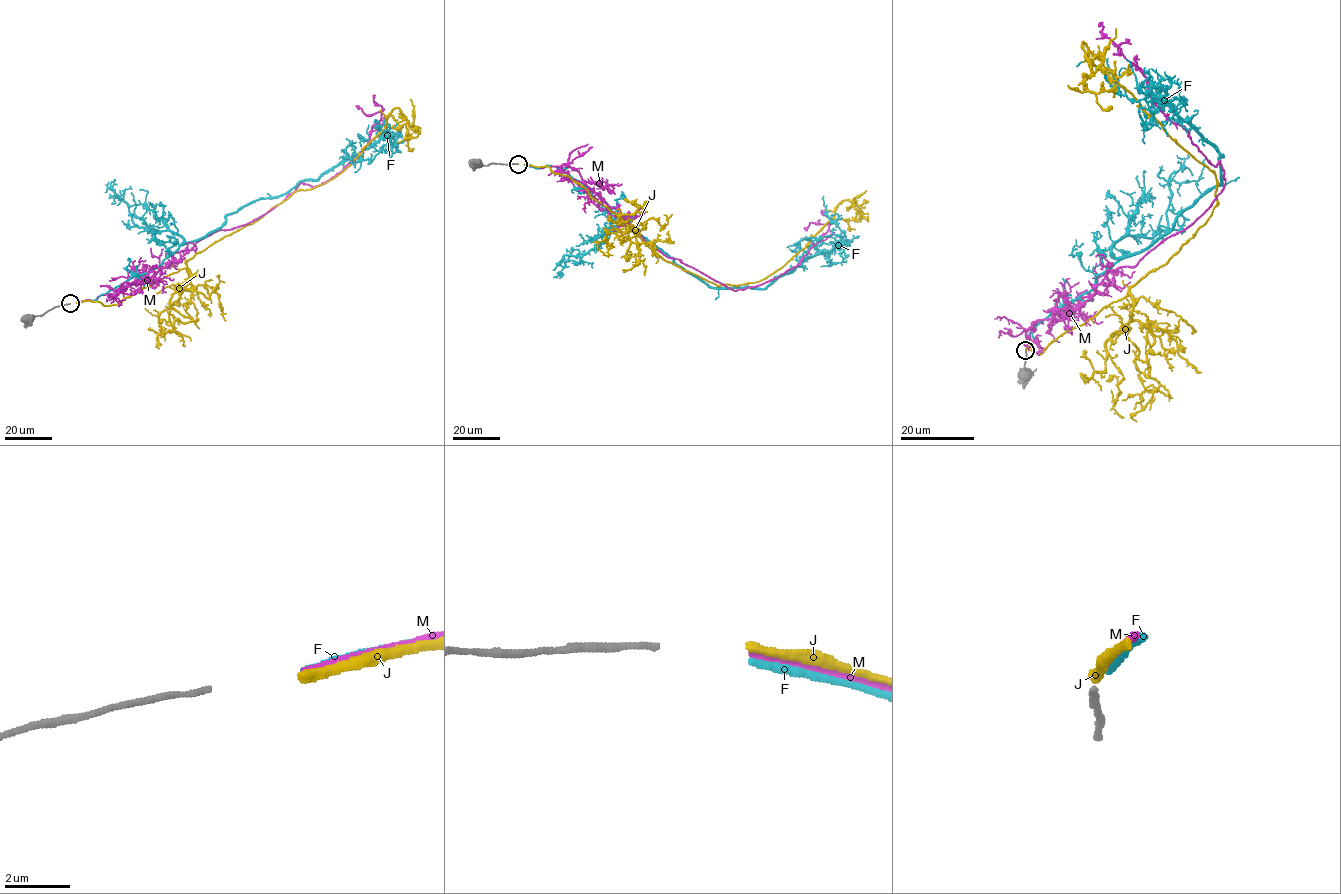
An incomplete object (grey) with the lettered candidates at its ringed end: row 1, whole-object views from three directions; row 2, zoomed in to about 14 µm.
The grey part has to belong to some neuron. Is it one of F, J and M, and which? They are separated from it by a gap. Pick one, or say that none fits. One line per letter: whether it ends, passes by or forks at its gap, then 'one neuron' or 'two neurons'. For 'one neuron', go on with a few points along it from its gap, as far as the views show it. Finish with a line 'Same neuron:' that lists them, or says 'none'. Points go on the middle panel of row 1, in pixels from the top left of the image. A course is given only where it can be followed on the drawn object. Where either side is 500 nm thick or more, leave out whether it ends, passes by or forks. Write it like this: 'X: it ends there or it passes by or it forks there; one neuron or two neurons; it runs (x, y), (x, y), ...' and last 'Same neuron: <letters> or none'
F: it ends there; one neuron; it runs (524, 164), (554, 166), (568, 173), (711, 287), (765, 289), (845, 240), (842, 244), (830, 236), (802, 239)
J: it ends there; two neurons
M: it ends there; two neurons
Same neuron: F

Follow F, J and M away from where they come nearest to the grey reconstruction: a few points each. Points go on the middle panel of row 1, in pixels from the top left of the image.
F: (524, 164), (554, 166), (568, 173), (711, 287), (765, 289), (845, 240), (842, 244), (830, 236), (802, 239)
J: (524, 164), (568, 176), (656, 254), (716, 285), (760, 281), (842, 201), (855, 201), (856, 215), (845, 219)
M: (524, 164), (574, 168), (646, 241), (735, 291), (796, 266), (829, 224), (811, 222), (804, 228)

